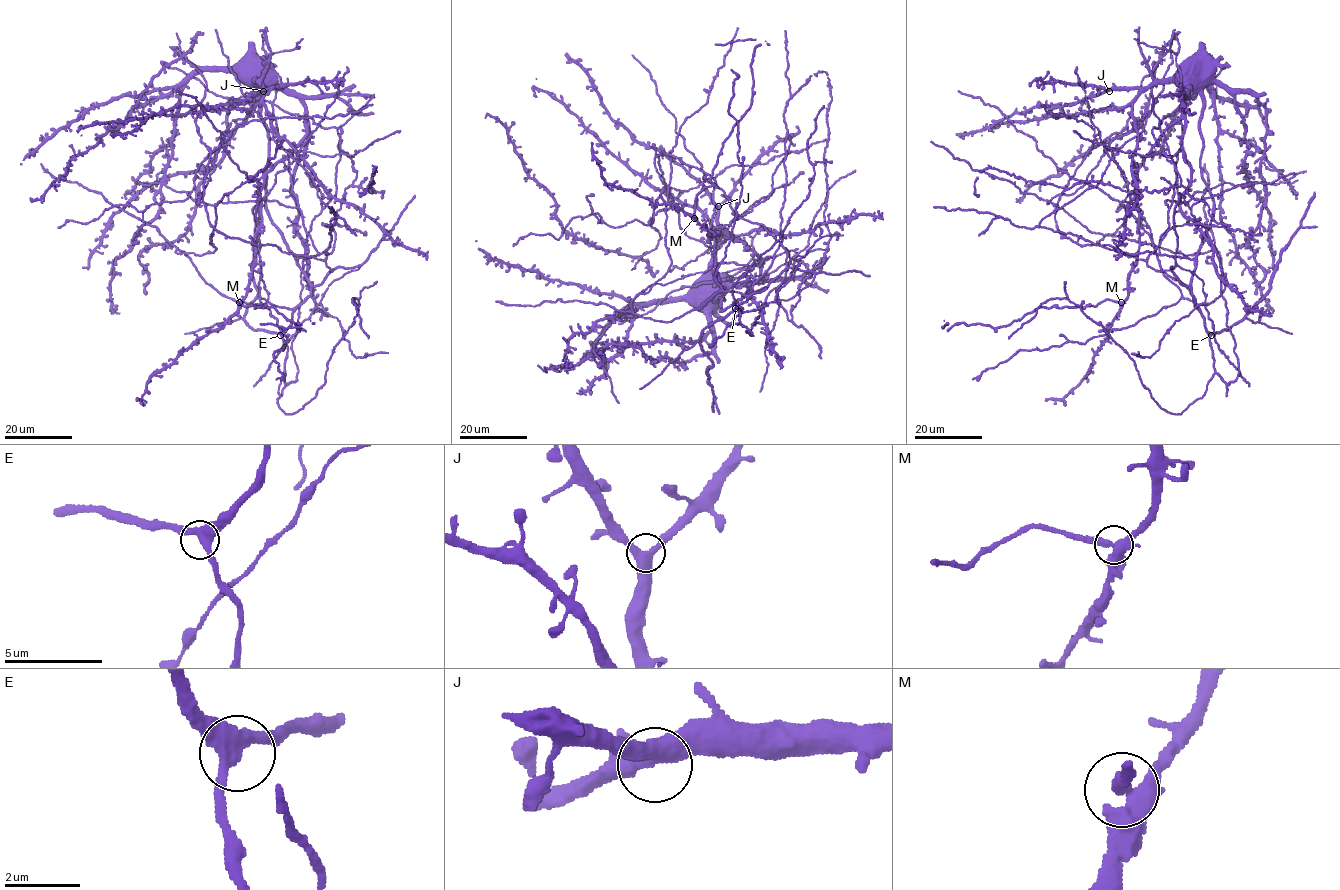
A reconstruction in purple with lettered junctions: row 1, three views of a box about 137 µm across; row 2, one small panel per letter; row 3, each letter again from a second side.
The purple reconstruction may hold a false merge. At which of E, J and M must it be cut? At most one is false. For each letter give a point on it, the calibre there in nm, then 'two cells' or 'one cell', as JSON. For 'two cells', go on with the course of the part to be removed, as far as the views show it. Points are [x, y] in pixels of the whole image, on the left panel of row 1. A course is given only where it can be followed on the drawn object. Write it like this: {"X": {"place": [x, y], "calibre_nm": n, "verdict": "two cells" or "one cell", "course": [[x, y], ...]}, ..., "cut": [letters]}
{"E": {"place": [280, 335], "calibre_nm": 400, "verdict": "one cell"}, "J": {"place": [263, 91], "calibre_nm": 420, "verdict": "one cell"}, "M": {"place": [239, 302], "calibre_nm": 400, "verdict": "two cells", "course": [[239, 303], [239, 299], [245, 306], [273, 307], [301, 329], [260, 324]]}, "cut": ["M"]}

